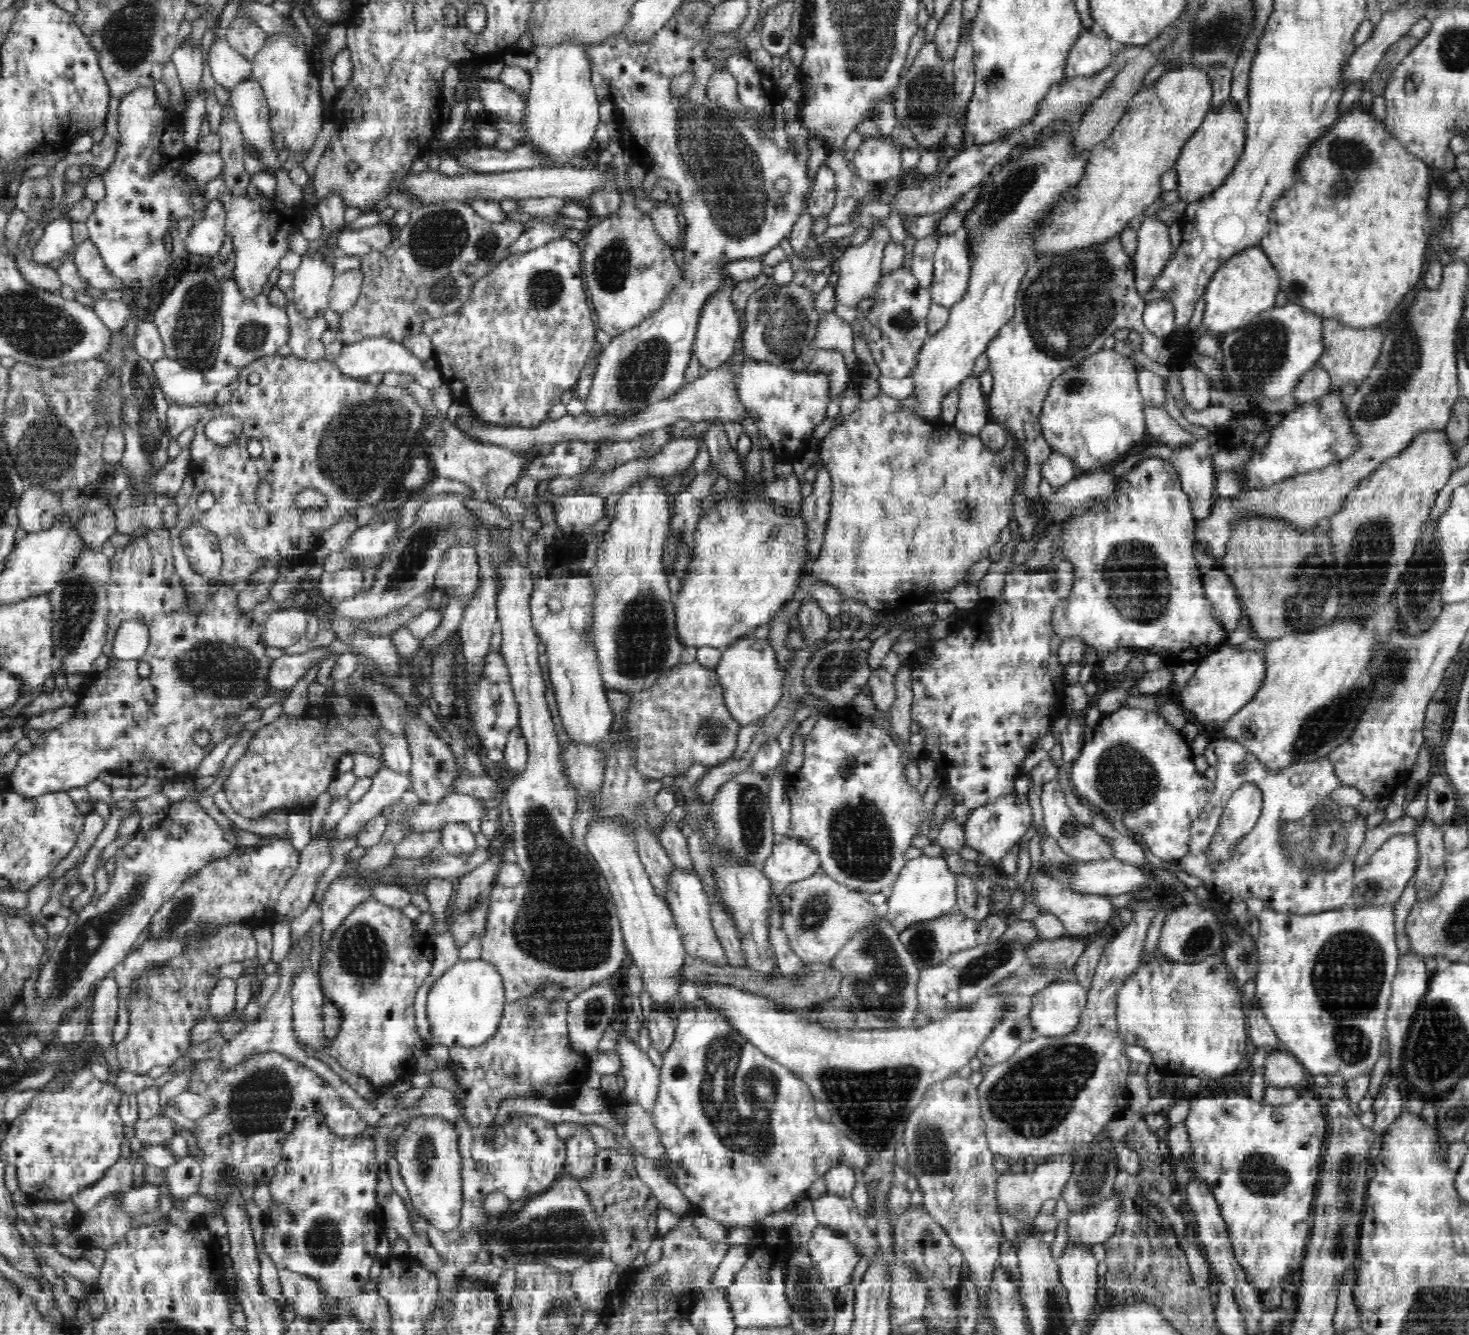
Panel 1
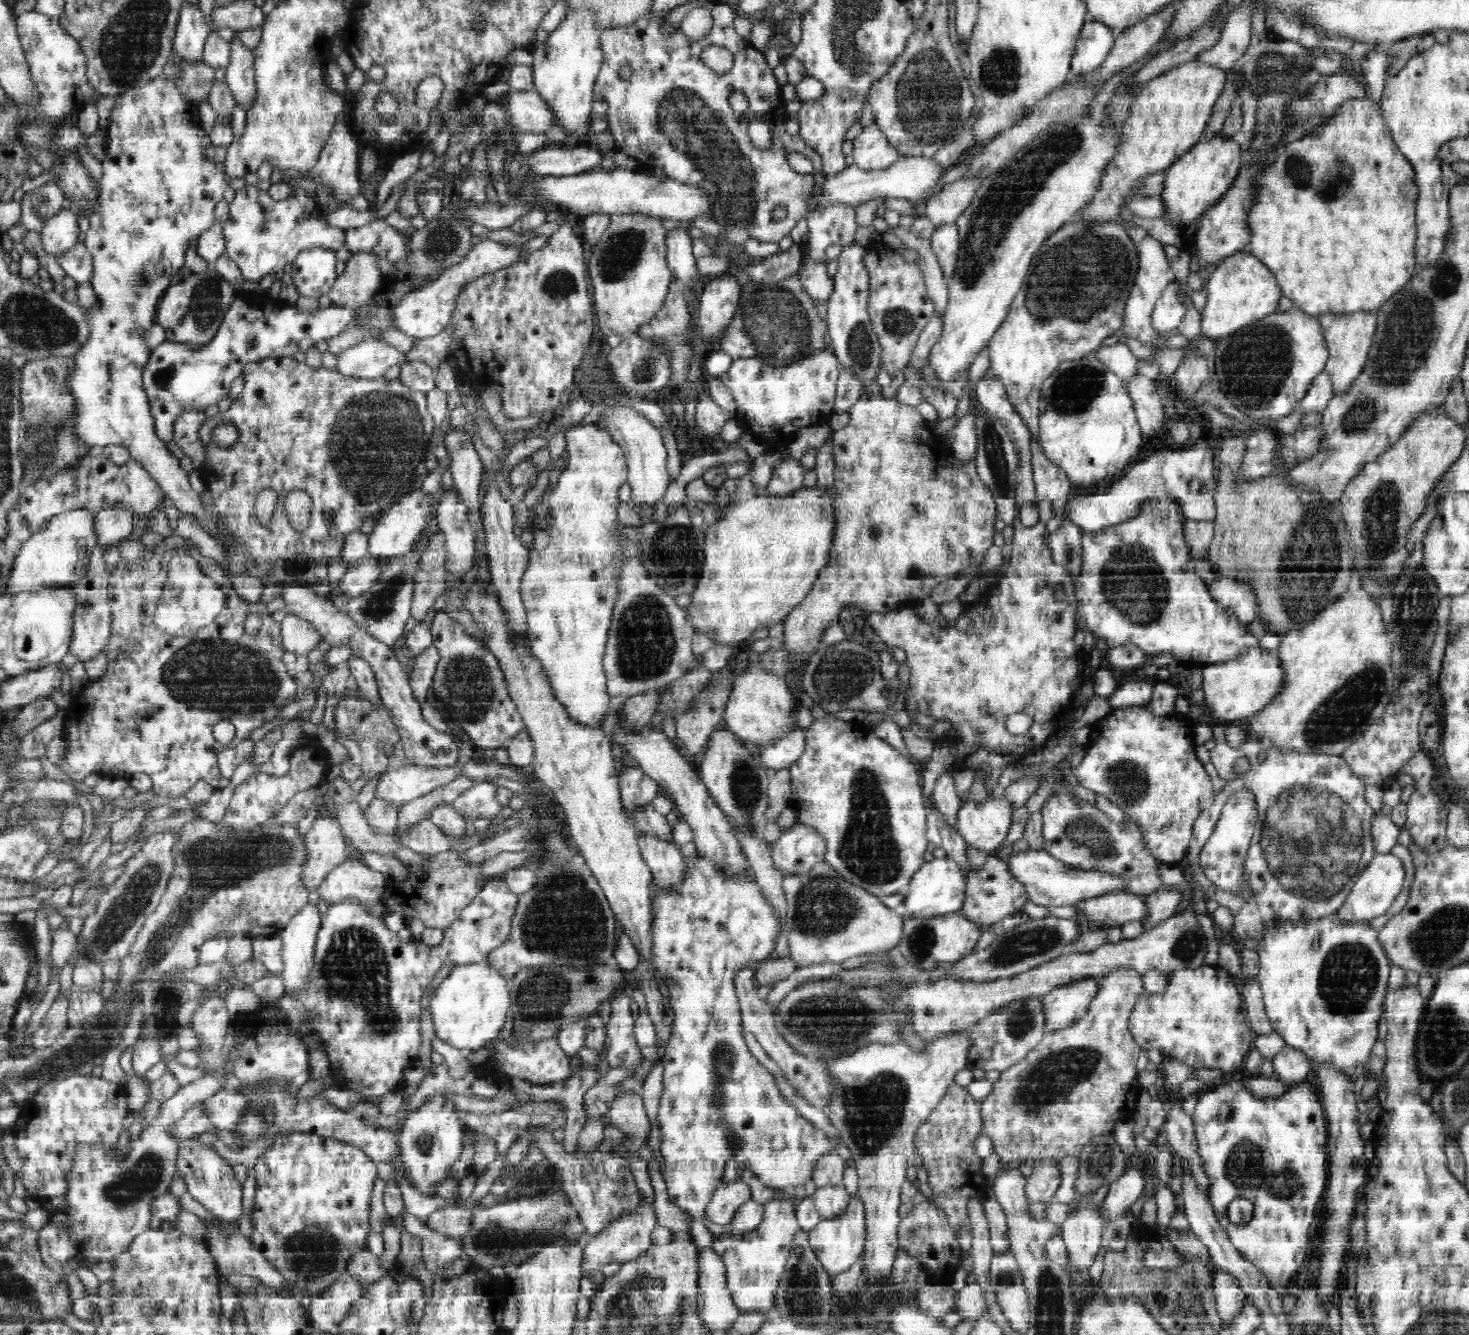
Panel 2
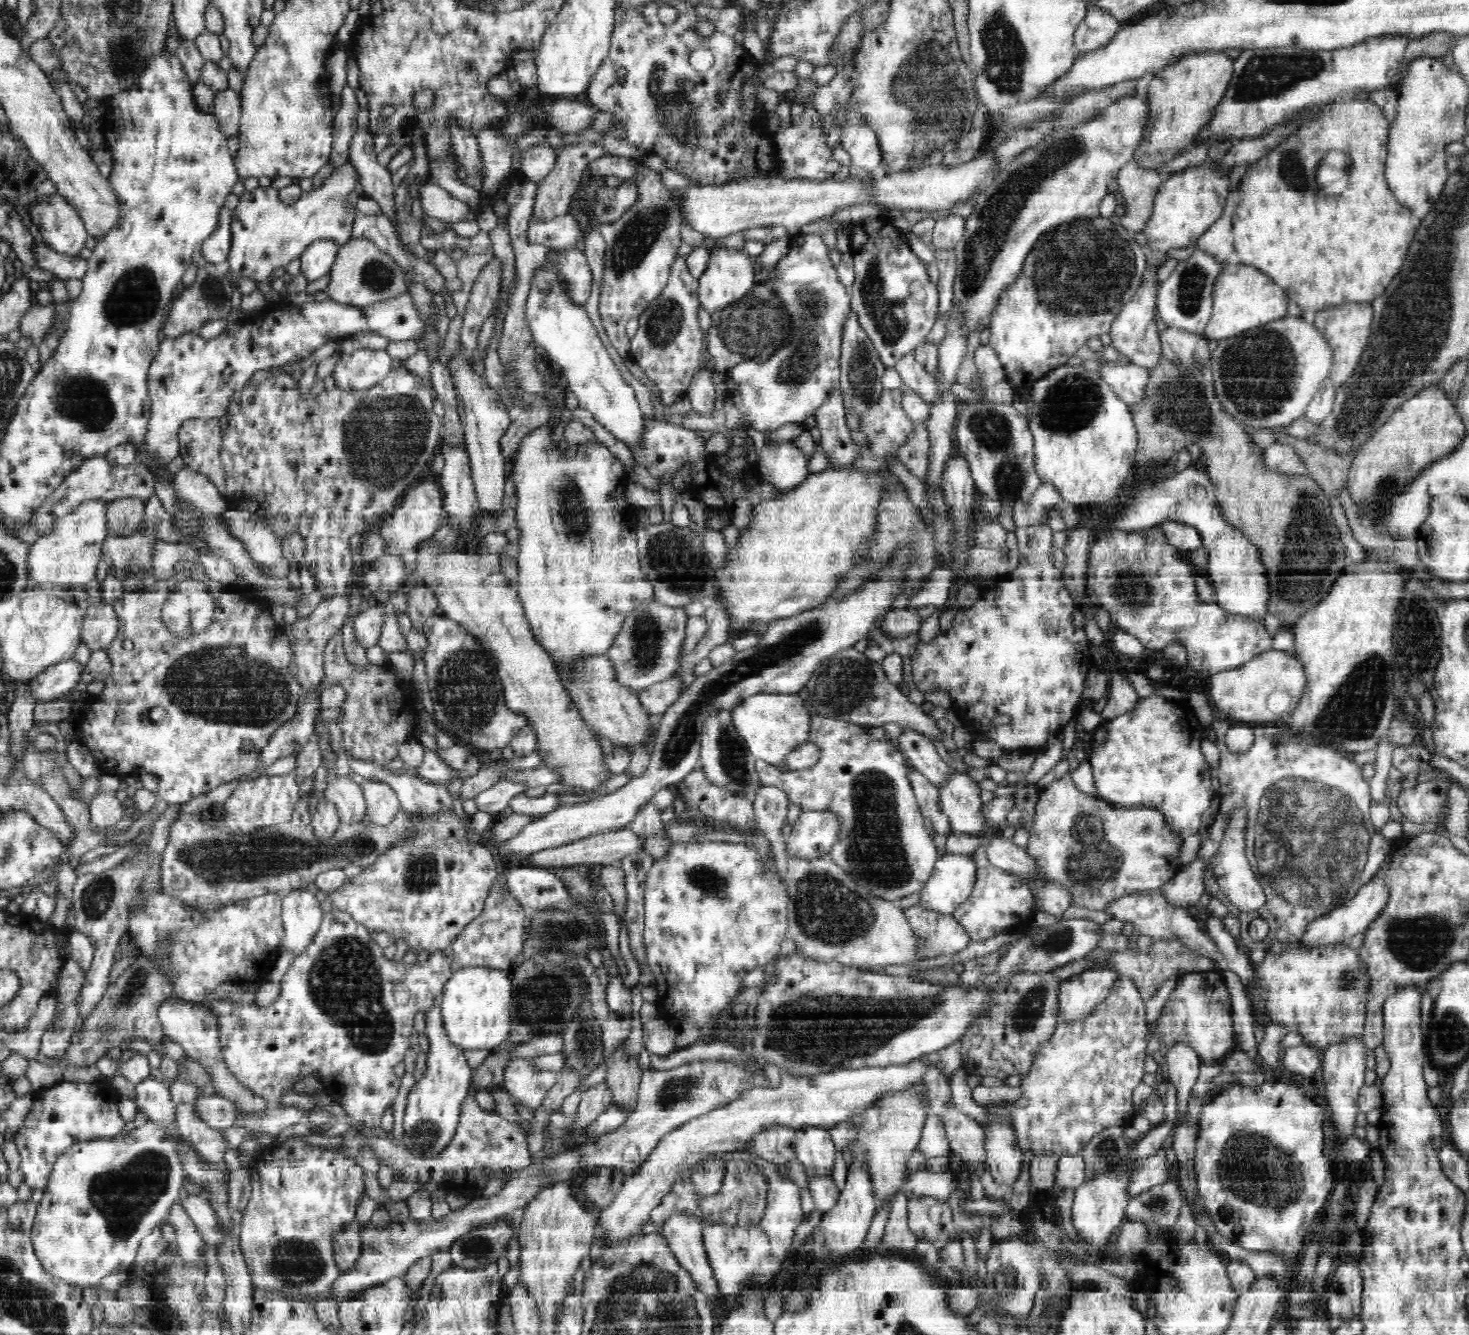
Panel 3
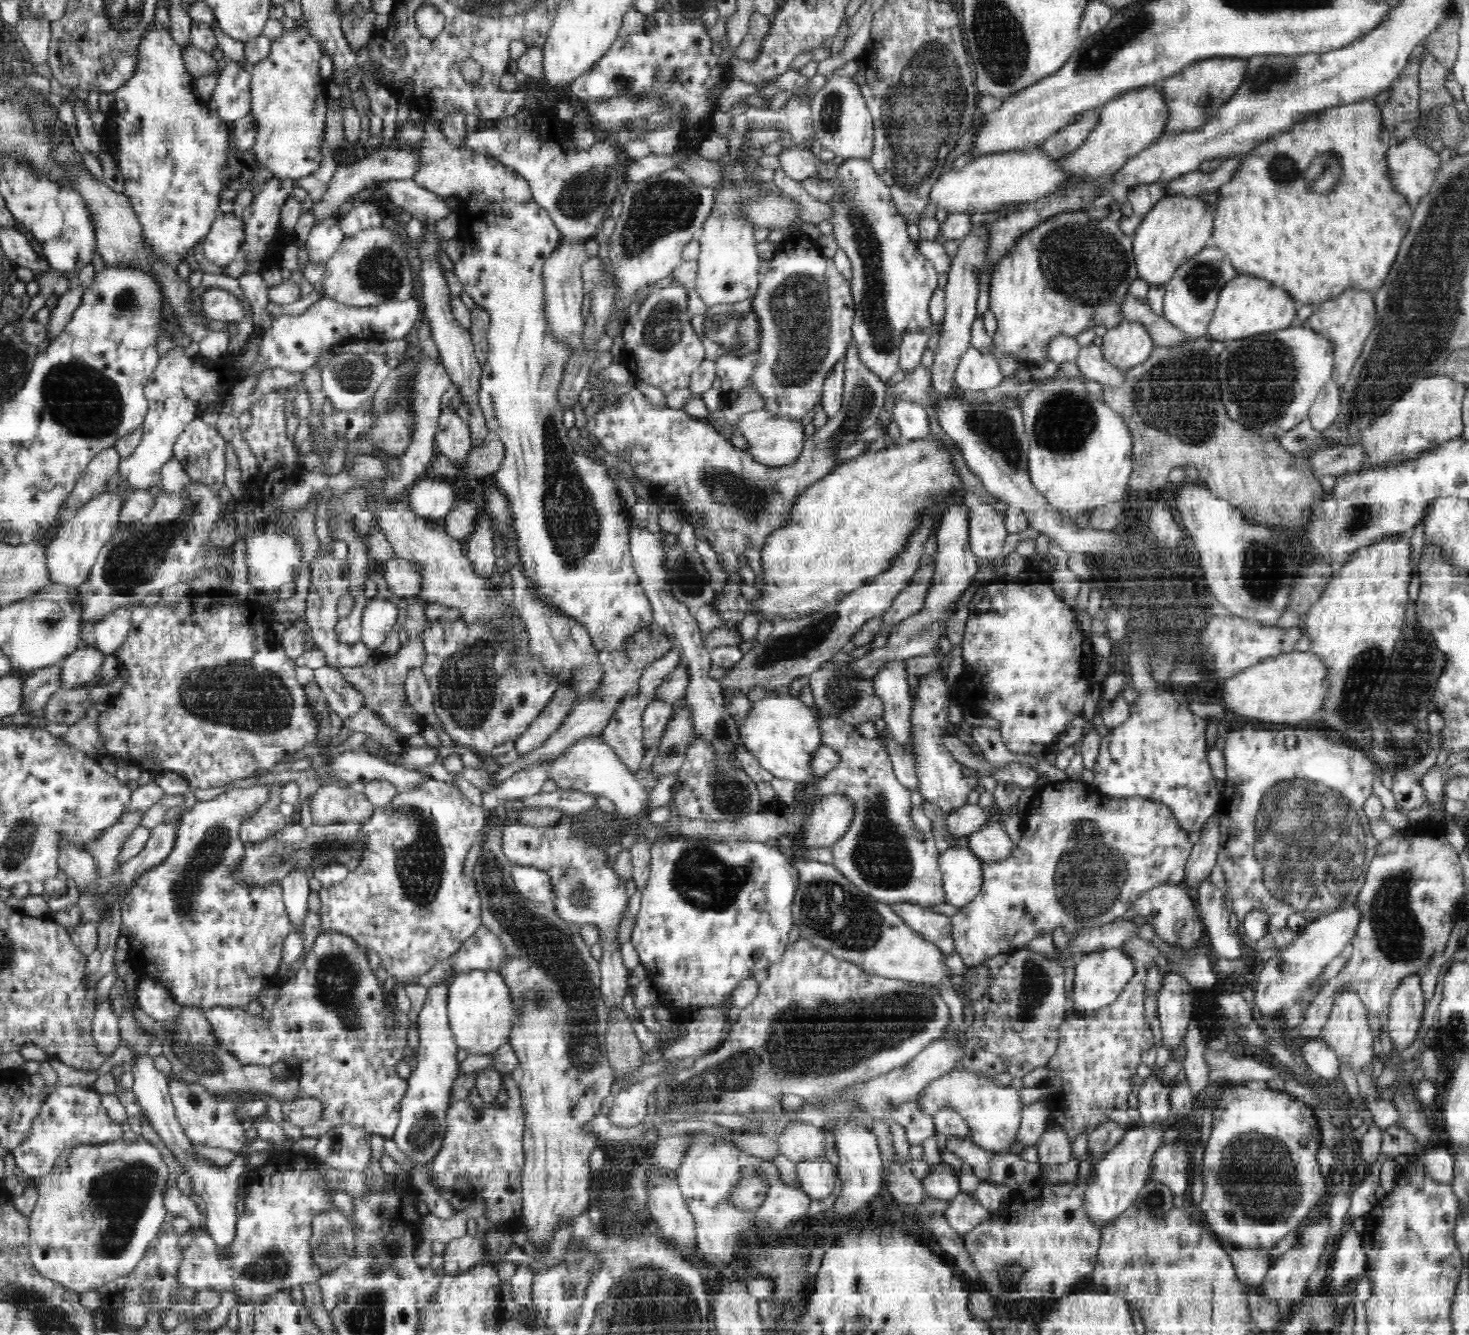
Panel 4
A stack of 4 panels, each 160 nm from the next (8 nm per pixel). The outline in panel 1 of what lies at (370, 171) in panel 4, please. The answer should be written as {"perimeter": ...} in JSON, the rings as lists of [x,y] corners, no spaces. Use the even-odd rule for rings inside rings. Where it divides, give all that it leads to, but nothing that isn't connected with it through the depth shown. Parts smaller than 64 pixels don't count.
{"perimeter":[[[236,196],[232,198],[226,216],[226,235],[232,239],[236,260],[234,277],[236,286],[246,300],[253,300],[262,292],[270,273],[278,268],[280,260],[291,251],[290,236],[301,232],[306,212],[305,205],[285,206],[282,202],[269,198]]]}

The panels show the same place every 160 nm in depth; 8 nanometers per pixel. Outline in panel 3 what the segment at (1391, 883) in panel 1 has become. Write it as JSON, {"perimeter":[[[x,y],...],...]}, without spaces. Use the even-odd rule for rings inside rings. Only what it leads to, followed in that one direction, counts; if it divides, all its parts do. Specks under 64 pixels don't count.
{"perimeter":[[[1381,876],[1369,877],[1366,884],[1360,887],[1350,902],[1345,902],[1338,906],[1336,910],[1331,910],[1330,914],[1322,915],[1307,926],[1301,941],[1310,947],[1331,946],[1334,942],[1344,942],[1346,938],[1352,938],[1356,934],[1365,933],[1368,925],[1380,914],[1387,903],[1389,897],[1389,888]]]}

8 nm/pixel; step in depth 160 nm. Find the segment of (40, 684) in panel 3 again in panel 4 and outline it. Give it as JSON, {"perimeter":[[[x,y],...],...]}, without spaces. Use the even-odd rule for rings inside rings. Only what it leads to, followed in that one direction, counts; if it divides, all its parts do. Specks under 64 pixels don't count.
{"perimeter":[[[92,644],[77,648],[62,662],[60,685],[64,690],[72,690],[88,685],[99,672],[104,663],[105,654]]]}

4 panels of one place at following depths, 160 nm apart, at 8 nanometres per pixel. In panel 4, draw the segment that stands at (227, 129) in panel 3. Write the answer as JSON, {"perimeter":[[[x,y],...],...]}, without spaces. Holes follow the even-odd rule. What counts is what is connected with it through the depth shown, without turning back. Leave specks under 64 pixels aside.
{"perimeter":[[[248,62],[224,64],[217,78],[217,86],[211,96],[220,119],[233,124],[235,120],[248,116],[251,108],[250,71]]]}

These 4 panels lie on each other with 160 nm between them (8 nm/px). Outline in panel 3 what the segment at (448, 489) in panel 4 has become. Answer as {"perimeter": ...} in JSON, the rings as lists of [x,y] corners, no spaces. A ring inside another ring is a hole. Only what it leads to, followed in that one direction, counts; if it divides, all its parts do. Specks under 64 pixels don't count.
{"perimeter":[[[425,481],[414,486],[406,492],[402,504],[394,510],[392,518],[388,518],[382,526],[382,537],[384,537],[384,543],[386,543],[386,552],[401,556],[416,548],[422,541],[434,536],[441,525],[442,516],[444,516],[444,513],[442,513],[442,491],[437,481]]]}

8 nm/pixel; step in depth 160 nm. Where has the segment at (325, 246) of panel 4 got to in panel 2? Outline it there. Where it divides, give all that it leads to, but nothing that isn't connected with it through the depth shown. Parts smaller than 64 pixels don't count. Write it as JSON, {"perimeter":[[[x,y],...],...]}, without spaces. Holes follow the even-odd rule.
{"perimeter":[[[310,248],[292,262],[291,277],[300,296],[320,298],[328,294],[336,277],[336,251]]]}

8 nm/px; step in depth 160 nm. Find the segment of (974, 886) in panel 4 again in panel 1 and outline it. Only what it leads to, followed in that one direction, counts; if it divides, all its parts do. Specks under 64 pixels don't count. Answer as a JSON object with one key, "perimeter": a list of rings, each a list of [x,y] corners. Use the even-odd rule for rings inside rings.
{"perimeter":[[[921,855],[903,866],[896,882],[887,891],[886,919],[898,932],[920,921],[929,921],[953,912],[957,906],[957,875],[950,871],[944,857]]]}

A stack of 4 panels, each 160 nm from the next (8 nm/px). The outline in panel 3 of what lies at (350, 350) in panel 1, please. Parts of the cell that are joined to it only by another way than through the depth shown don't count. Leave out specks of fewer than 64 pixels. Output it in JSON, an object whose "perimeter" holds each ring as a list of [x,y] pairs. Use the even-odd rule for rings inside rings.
{"perimeter":[[[385,349],[342,354],[332,374],[335,386],[342,390],[368,390],[393,369],[392,359]]]}

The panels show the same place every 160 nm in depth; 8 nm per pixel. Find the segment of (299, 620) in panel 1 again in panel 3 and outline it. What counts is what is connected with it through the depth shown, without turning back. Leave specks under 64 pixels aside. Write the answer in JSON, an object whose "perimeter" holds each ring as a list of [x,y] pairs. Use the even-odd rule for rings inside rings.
{"perimeter":[[[338,594],[328,598],[328,600],[322,599],[308,617],[300,622],[296,620],[290,624],[294,629],[294,640],[290,642],[290,648],[292,649],[292,658],[297,665],[296,679],[302,690],[312,693],[323,684],[325,678],[323,655],[325,646],[334,634],[342,628],[349,612],[349,595]]]}

